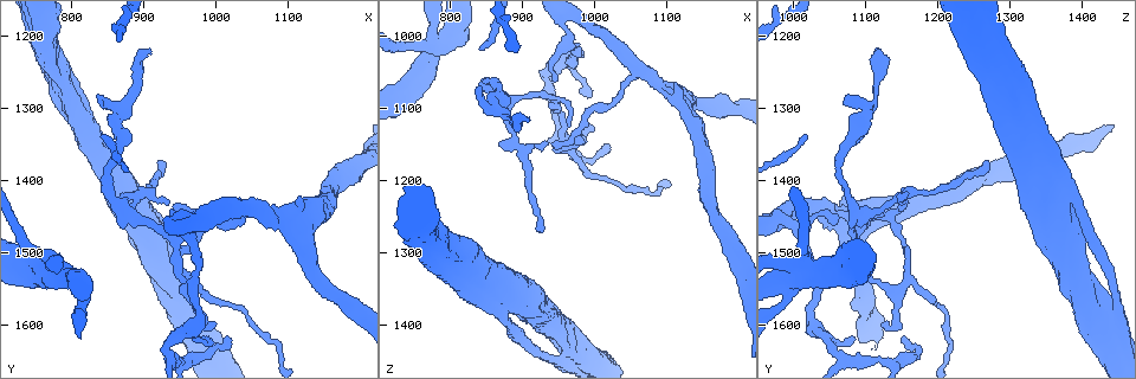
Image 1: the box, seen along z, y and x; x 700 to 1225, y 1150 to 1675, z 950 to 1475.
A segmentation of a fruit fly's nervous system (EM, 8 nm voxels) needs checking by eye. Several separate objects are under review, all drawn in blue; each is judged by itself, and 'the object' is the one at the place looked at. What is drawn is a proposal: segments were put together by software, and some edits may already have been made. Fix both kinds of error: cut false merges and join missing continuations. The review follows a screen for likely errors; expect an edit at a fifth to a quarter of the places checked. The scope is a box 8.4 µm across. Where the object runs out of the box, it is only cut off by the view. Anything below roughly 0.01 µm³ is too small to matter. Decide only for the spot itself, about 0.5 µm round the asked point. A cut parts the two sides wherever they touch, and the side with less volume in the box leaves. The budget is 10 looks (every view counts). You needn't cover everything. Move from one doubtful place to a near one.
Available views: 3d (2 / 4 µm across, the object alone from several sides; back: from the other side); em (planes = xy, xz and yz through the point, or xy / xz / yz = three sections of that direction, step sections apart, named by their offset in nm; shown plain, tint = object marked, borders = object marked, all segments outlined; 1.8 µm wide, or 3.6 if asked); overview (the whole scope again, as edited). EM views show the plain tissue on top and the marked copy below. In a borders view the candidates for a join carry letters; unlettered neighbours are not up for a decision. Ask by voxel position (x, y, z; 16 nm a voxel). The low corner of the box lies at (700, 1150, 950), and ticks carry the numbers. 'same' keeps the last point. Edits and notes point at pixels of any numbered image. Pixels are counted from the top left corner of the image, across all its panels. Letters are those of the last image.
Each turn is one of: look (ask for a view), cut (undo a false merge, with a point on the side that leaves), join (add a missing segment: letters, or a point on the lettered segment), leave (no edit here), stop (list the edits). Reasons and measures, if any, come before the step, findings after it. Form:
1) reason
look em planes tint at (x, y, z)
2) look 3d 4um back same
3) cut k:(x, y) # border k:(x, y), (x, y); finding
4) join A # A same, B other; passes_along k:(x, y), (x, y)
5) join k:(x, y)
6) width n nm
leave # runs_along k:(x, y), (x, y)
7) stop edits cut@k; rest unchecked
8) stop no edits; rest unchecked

a fork
look em planes tint at (955, 1590, 1445)

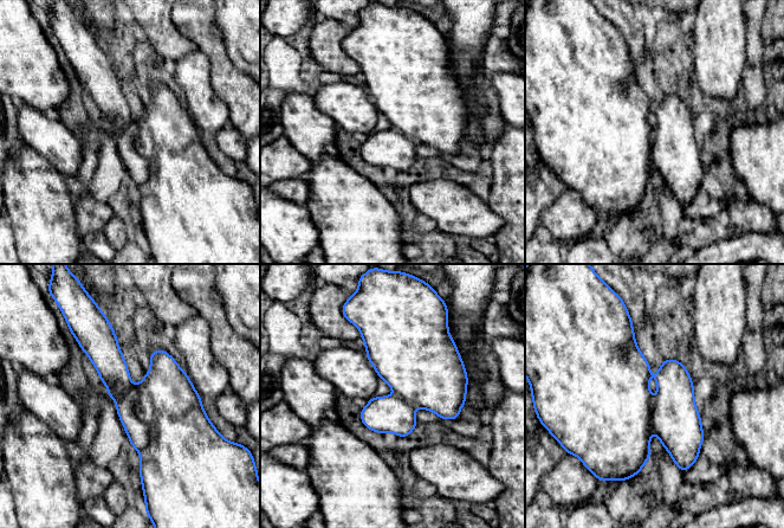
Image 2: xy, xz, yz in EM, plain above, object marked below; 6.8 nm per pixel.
what lies round it
look em planes borders same

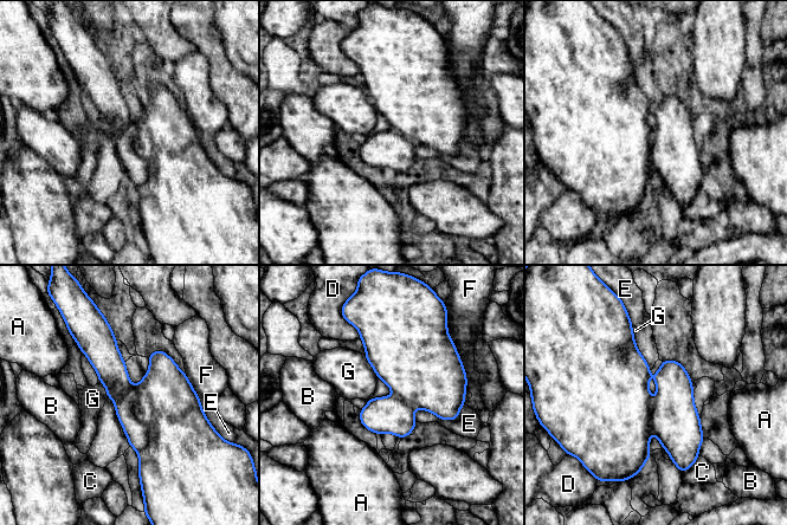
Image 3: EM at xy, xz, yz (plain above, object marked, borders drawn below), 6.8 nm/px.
leave # A other, B other, C other, D other, E other, F other, G other; border 3:(365, 356), (379, 378); all the same cell

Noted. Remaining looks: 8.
an open end
look em planes borders at (830, 1360, 1370)

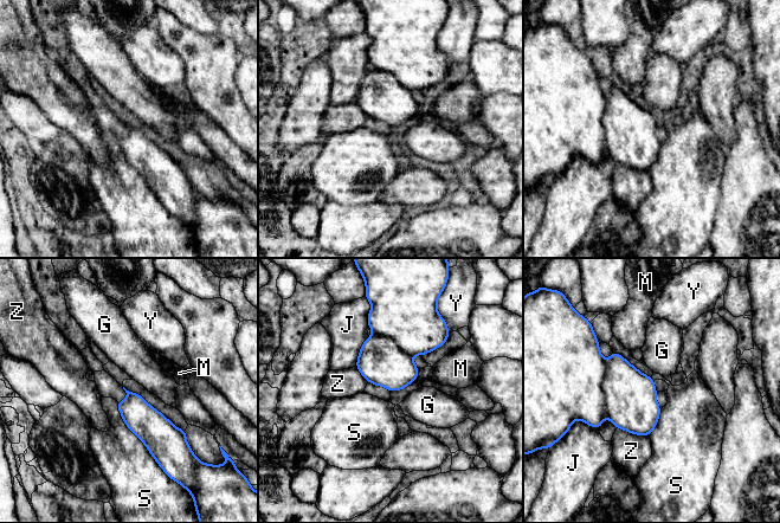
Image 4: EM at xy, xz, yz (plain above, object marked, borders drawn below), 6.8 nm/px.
longest_contact S 550 nm
leave # G other, J other, M other, S other, Y other, Z other; border 4:(115, 401), (124, 424), (159, 466); no lettered segment goes on from it

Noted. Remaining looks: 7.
free end
look 3d 2um at (925, 1370, 1270)

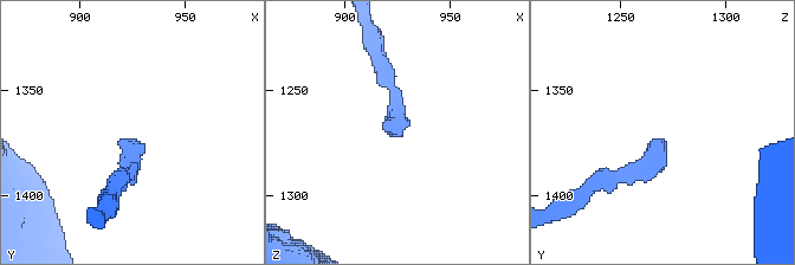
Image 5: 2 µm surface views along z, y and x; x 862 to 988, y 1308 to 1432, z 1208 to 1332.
shape alone is not enough
look em xy step 4 tint at (926, 1374, 1270)

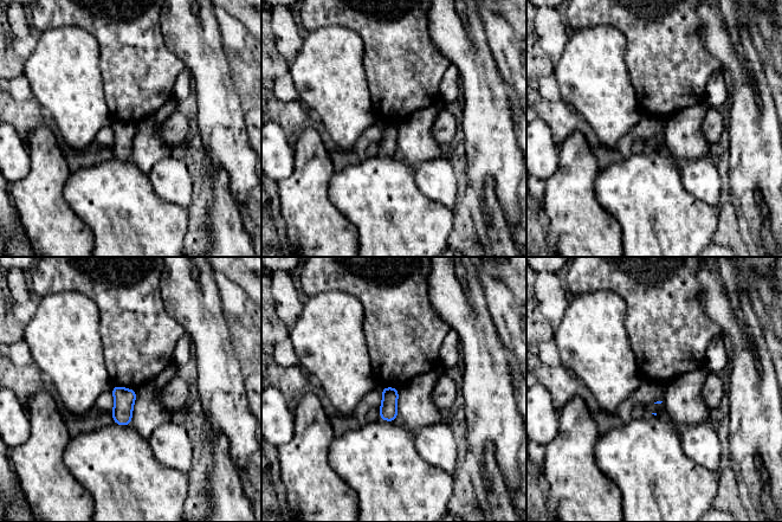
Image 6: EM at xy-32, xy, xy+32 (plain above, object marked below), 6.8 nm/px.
cut it another way
look em planes borders same

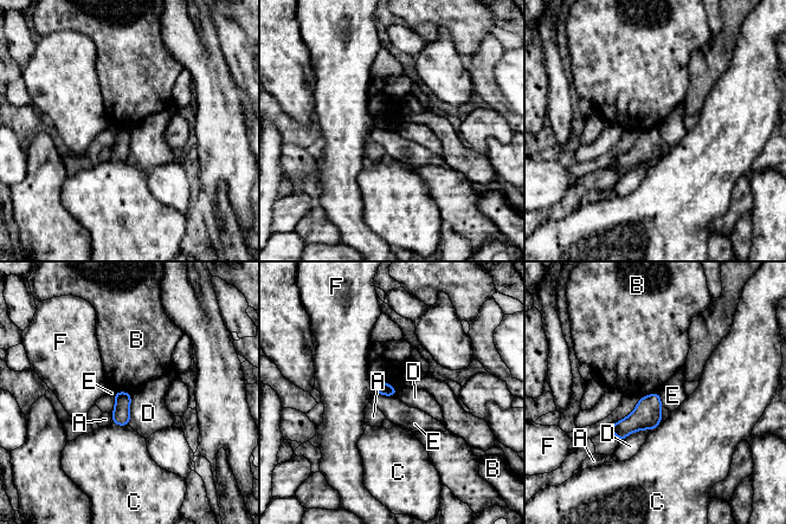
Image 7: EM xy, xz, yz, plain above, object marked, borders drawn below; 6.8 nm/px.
leave # A other, B other, C other, D other, E other, F other; border 7:(116, 392), (111, 413); none of them fits

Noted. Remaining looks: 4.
thin neck
look em planes tint at (905, 1415, 1160)

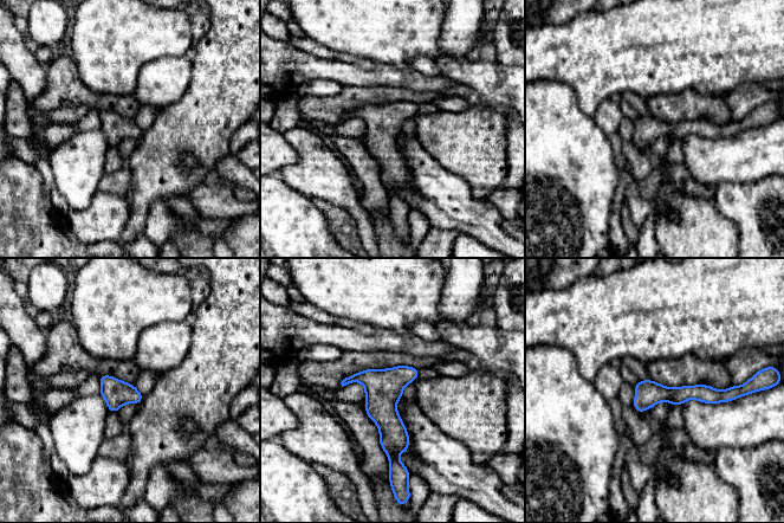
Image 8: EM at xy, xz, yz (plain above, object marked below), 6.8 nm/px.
what lies round it
look em planes borders same

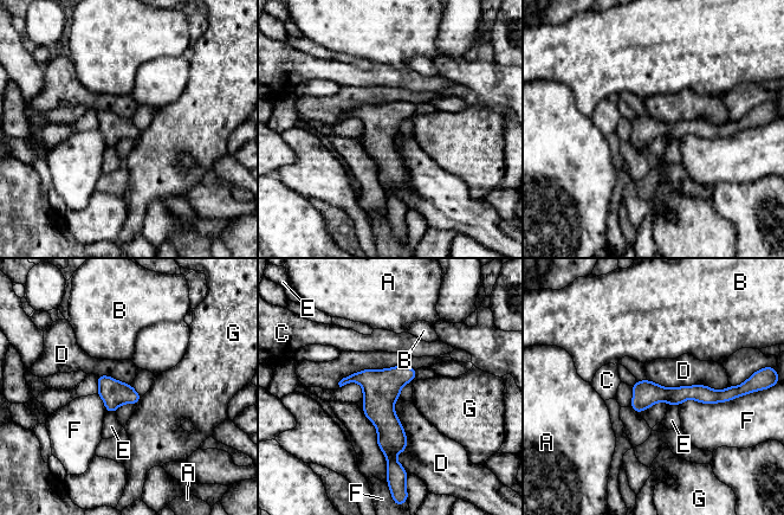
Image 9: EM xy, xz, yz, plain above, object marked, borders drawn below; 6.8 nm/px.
leave # A other, B other, C other, D other, E other, F other, G other; border 9:(647, 379), (667, 387), (729, 386); continuous, no second cell

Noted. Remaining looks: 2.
stop no edits; rest unchecked

